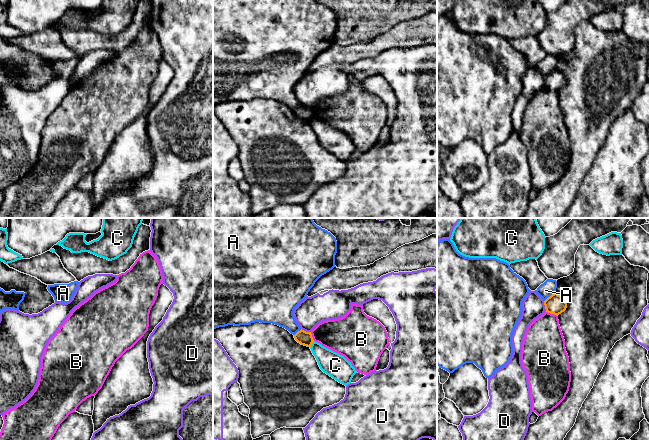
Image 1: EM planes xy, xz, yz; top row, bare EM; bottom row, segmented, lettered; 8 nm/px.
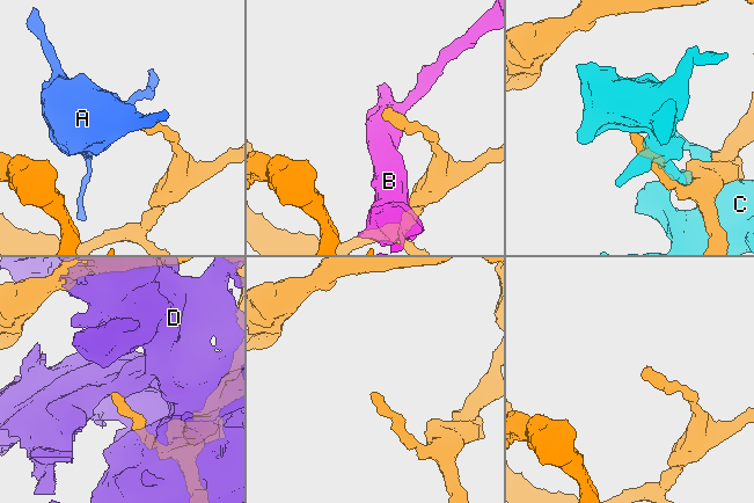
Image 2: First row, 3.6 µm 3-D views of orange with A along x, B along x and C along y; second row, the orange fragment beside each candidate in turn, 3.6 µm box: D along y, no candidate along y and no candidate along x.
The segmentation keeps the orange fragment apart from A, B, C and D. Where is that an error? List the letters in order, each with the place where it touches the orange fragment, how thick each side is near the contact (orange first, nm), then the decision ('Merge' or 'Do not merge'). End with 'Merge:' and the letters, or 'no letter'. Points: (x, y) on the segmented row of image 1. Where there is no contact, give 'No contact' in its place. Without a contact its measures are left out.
A: Touches orange at yz (550, 296). Thickness 160 nm (orange) against 120 nm. Do not merge
B: Touches orange at yz (551, 313). Thickness 160 nm (orange) against 320 nm. Do not merge
C: Touches orange at xz (311, 344). Thickness 110 nm (orange) against 190 nm. Do not merge
D: Touches orange at xz (305, 331). Thickness 110 nm (orange) against 220 nm. Do not merge
Merge: no letter

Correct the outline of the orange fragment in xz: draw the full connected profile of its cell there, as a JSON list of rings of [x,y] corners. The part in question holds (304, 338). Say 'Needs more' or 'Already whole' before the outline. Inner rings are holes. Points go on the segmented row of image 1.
Already whole. [[[302,329],[294,335],[294,338],[298,343],[307,347],[311,347],[314,342],[311,332],[306,332]]]

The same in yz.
Already whole. [[[557,293],[552,294],[544,301],[546,312],[559,315],[564,312],[567,308],[567,303],[564,297]]]

